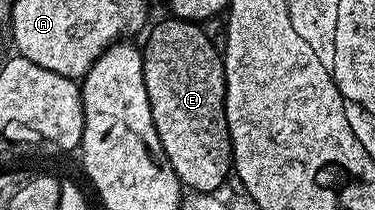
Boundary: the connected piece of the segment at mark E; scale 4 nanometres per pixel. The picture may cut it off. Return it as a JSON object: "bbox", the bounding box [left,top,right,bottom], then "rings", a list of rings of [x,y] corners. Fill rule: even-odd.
{"bbox":[141,16,233,194],"rings":[[[167,16],[164,22],[153,26],[150,27],[152,30],[147,43],[142,43],[141,53],[145,92],[149,96],[149,108],[153,112],[153,124],[161,140],[161,148],[165,148],[165,156],[169,156],[169,164],[173,164],[173,172],[177,172],[179,181],[188,191],[196,190],[202,194],[222,191],[223,181],[232,177],[233,159],[225,112],[227,85],[220,47],[211,43],[202,25],[184,22],[182,18]]]}

